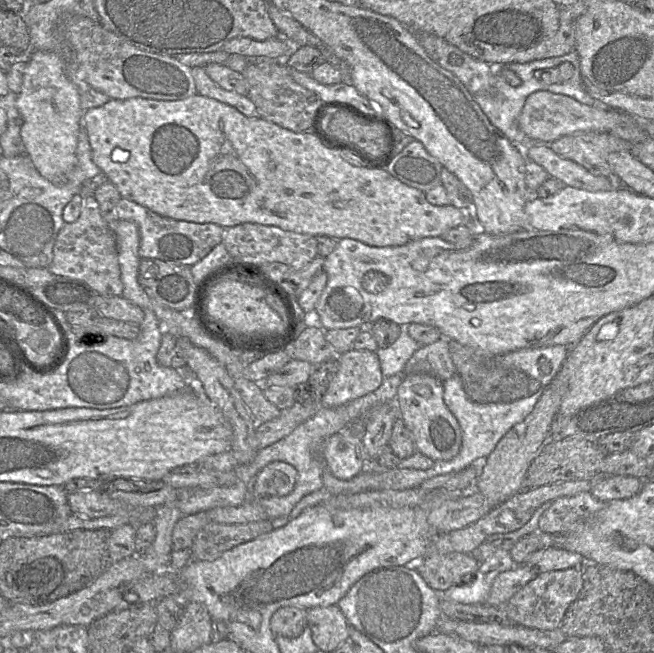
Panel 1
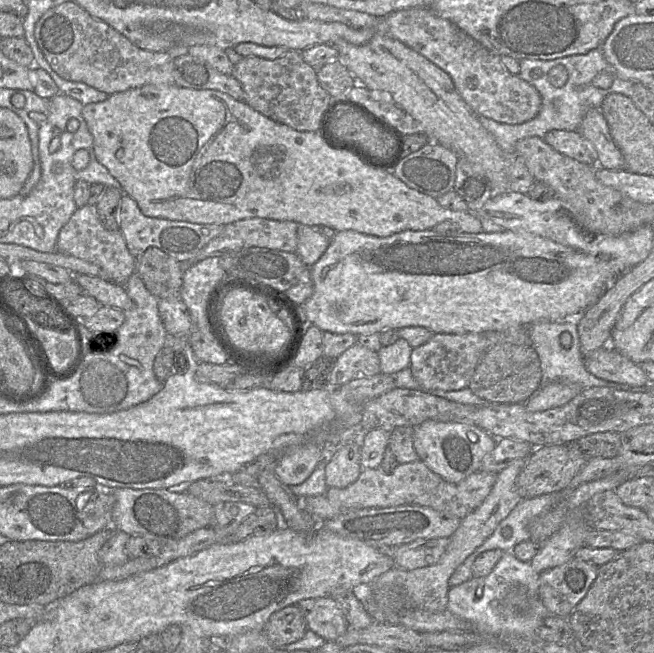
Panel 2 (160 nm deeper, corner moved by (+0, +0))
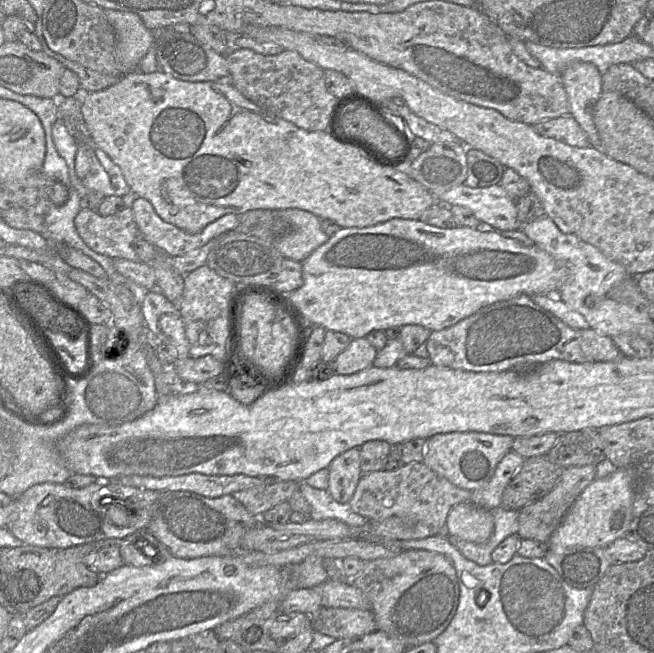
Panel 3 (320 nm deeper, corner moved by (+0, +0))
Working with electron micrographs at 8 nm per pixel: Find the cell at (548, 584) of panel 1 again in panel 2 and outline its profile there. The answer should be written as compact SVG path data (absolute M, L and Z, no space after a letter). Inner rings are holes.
M573 558L540 573L539 597L549 615L568 617L595 581L598 568Z

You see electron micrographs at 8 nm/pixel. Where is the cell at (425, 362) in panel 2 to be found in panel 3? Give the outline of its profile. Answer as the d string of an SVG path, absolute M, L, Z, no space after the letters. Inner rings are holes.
M527 294L487 305L448 328L431 331L426 341L426 348L430 364L475 373L496 373L512 370L515 367L540 366L552 360L572 363L610 362L624 356L613 343L612 338L590 328L576 329L566 325L552 313L537 305L533 297Z

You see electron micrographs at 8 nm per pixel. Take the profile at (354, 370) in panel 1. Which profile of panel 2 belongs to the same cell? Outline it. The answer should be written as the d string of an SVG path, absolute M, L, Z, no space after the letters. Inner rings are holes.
M356 343L334 360L328 387L340 387L352 380L379 373L381 370L378 352Z

